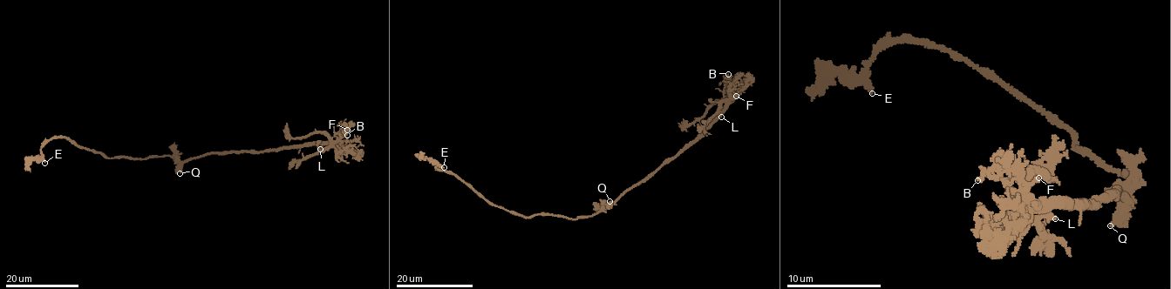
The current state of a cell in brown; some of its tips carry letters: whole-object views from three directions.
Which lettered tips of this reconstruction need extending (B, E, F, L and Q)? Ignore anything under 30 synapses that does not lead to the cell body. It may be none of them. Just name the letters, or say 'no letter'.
no letter

